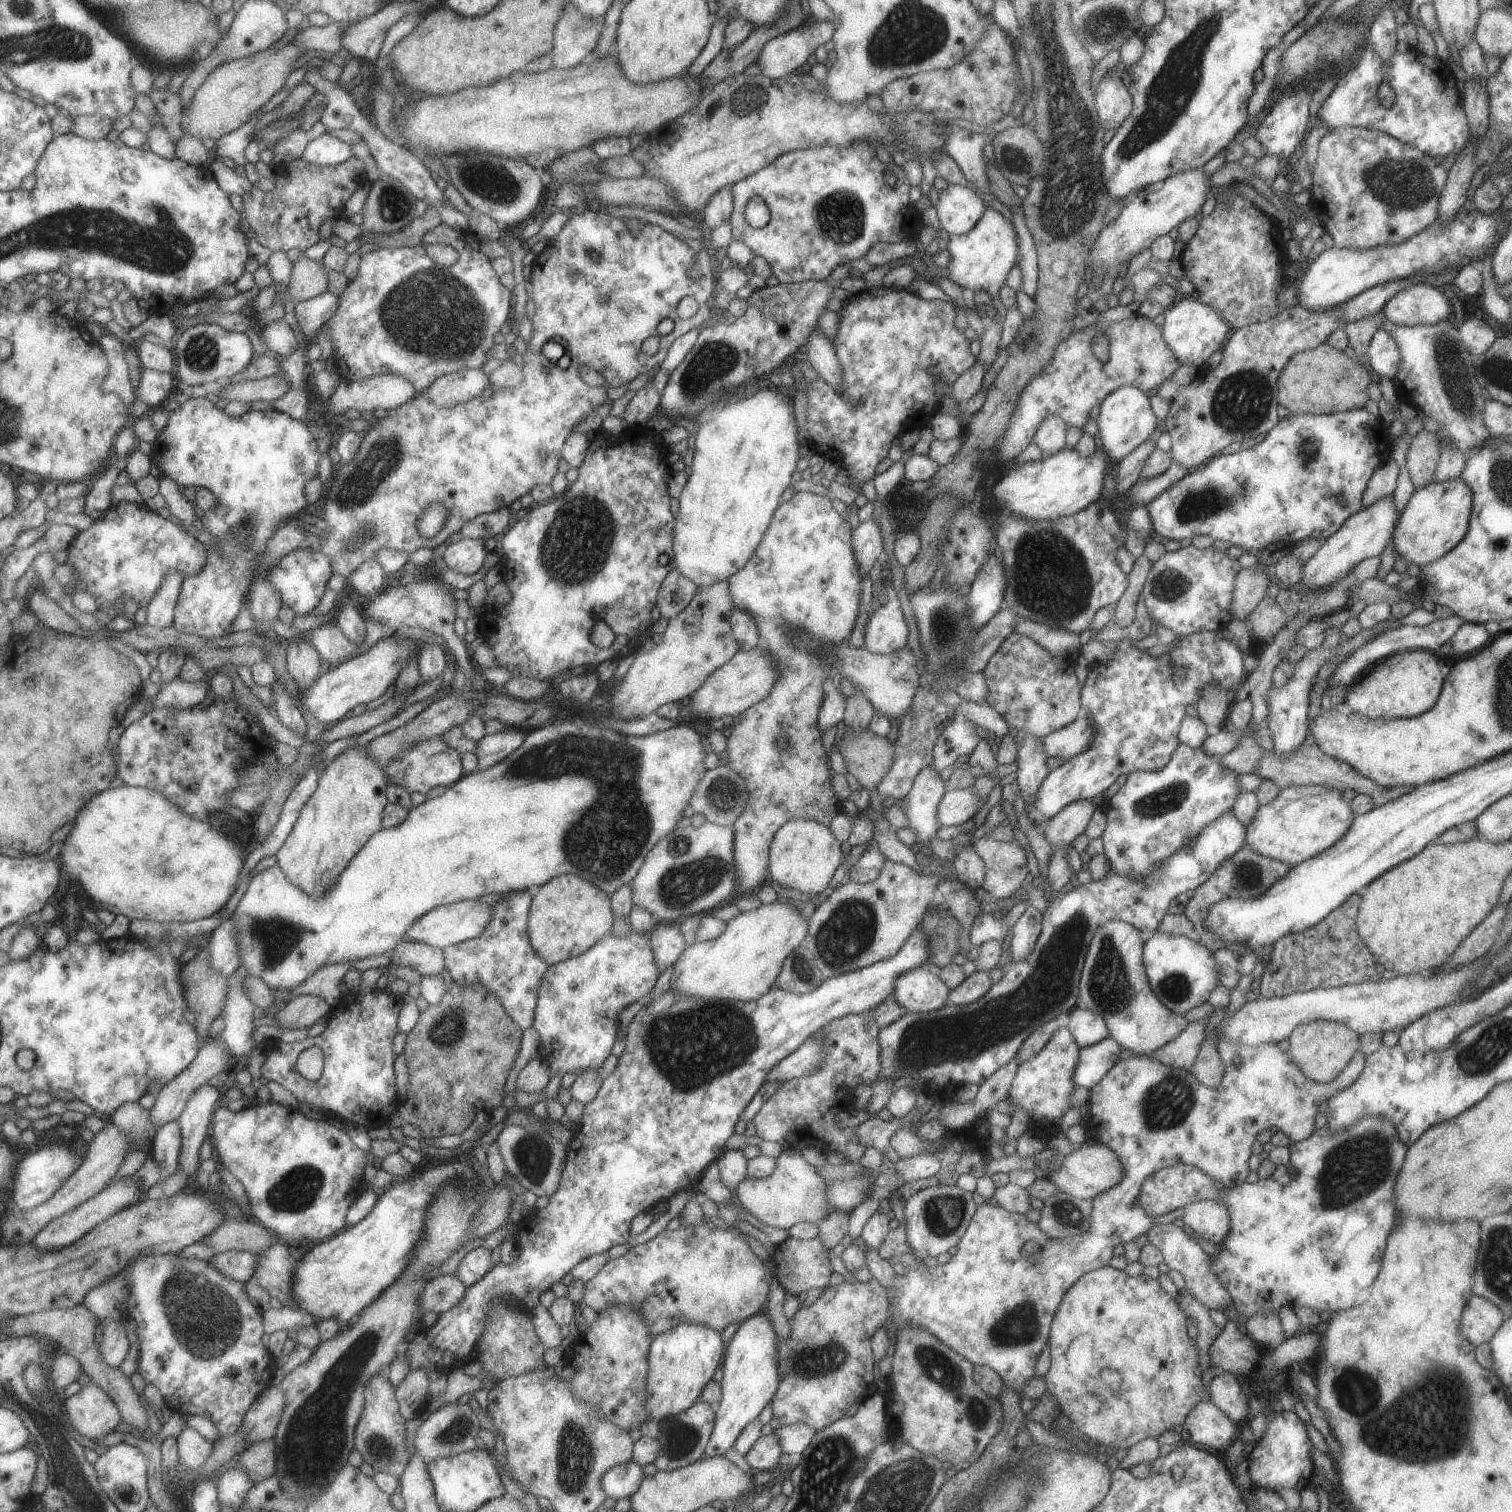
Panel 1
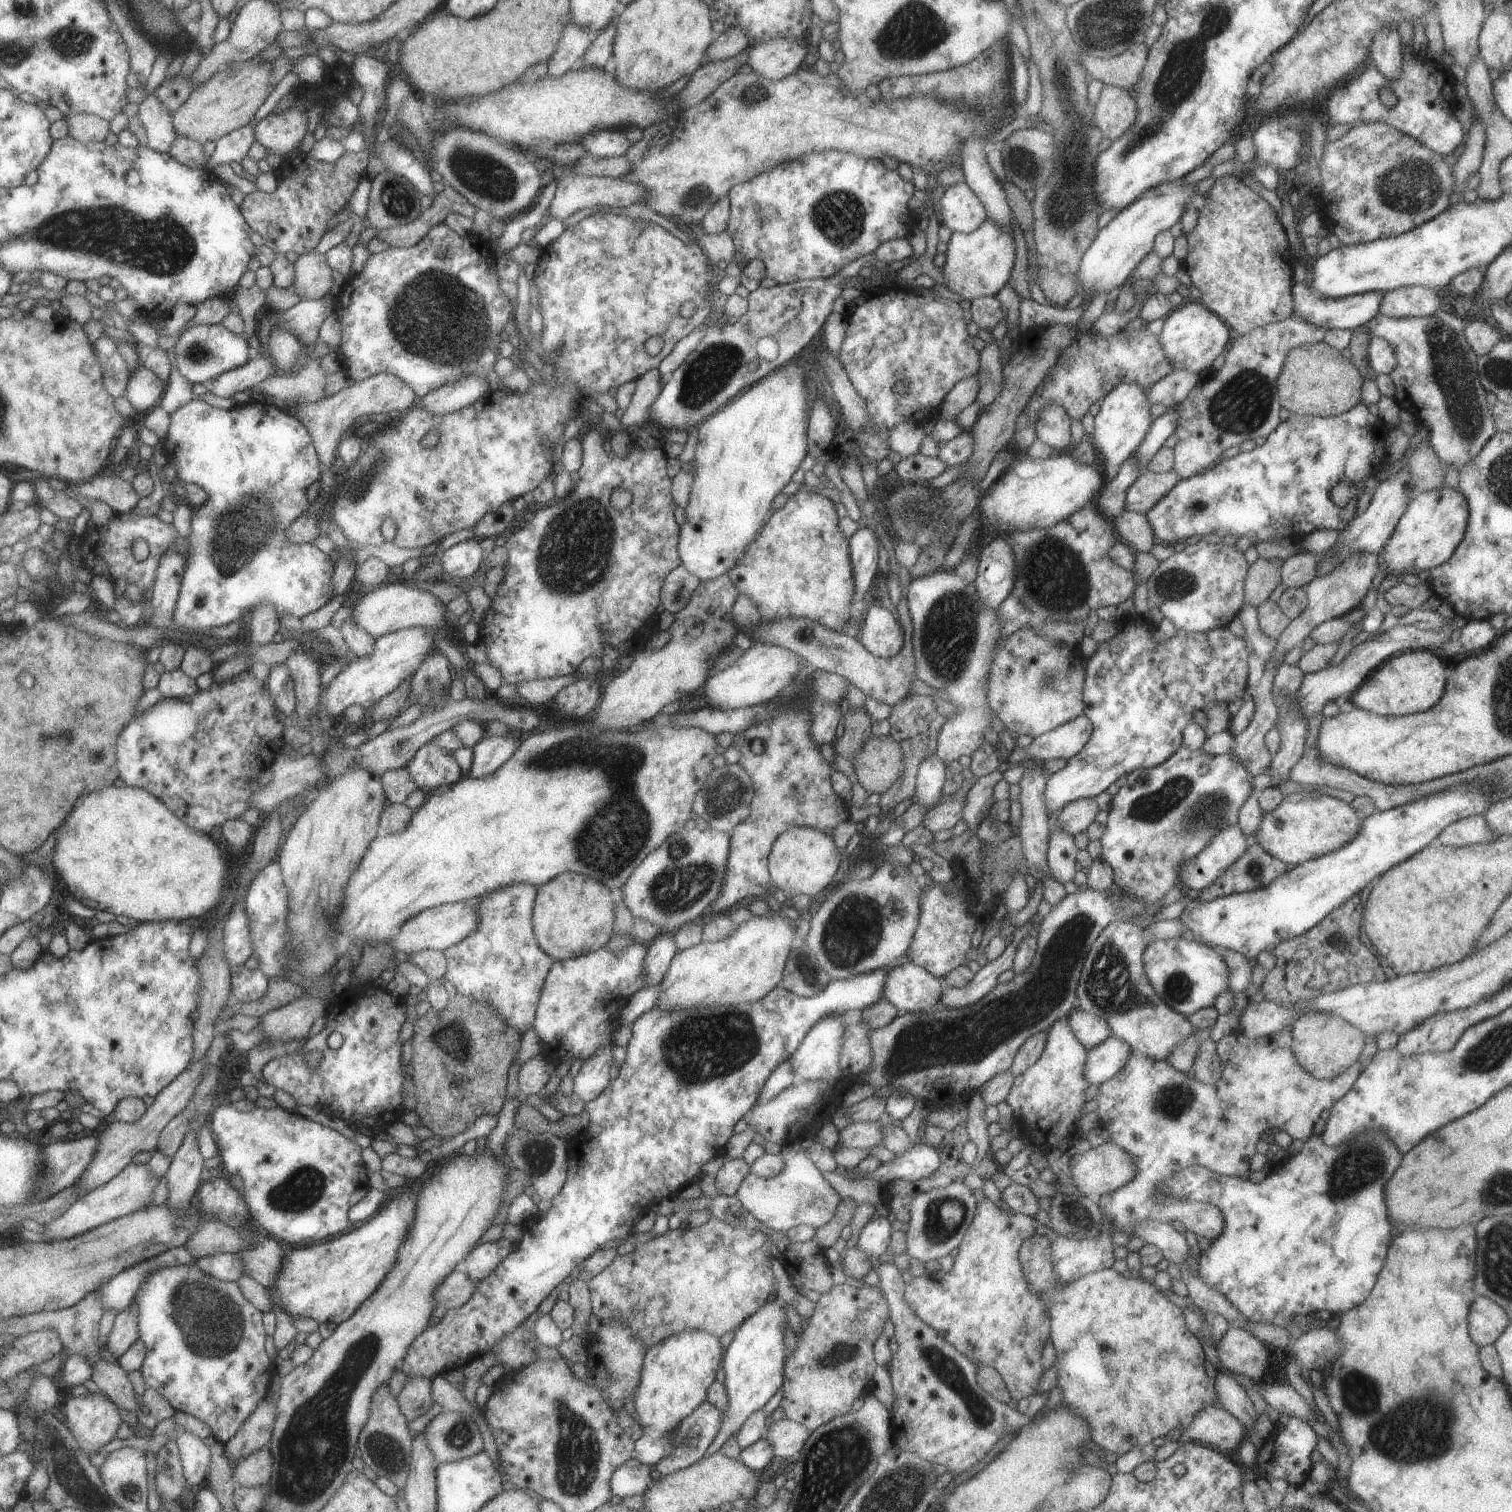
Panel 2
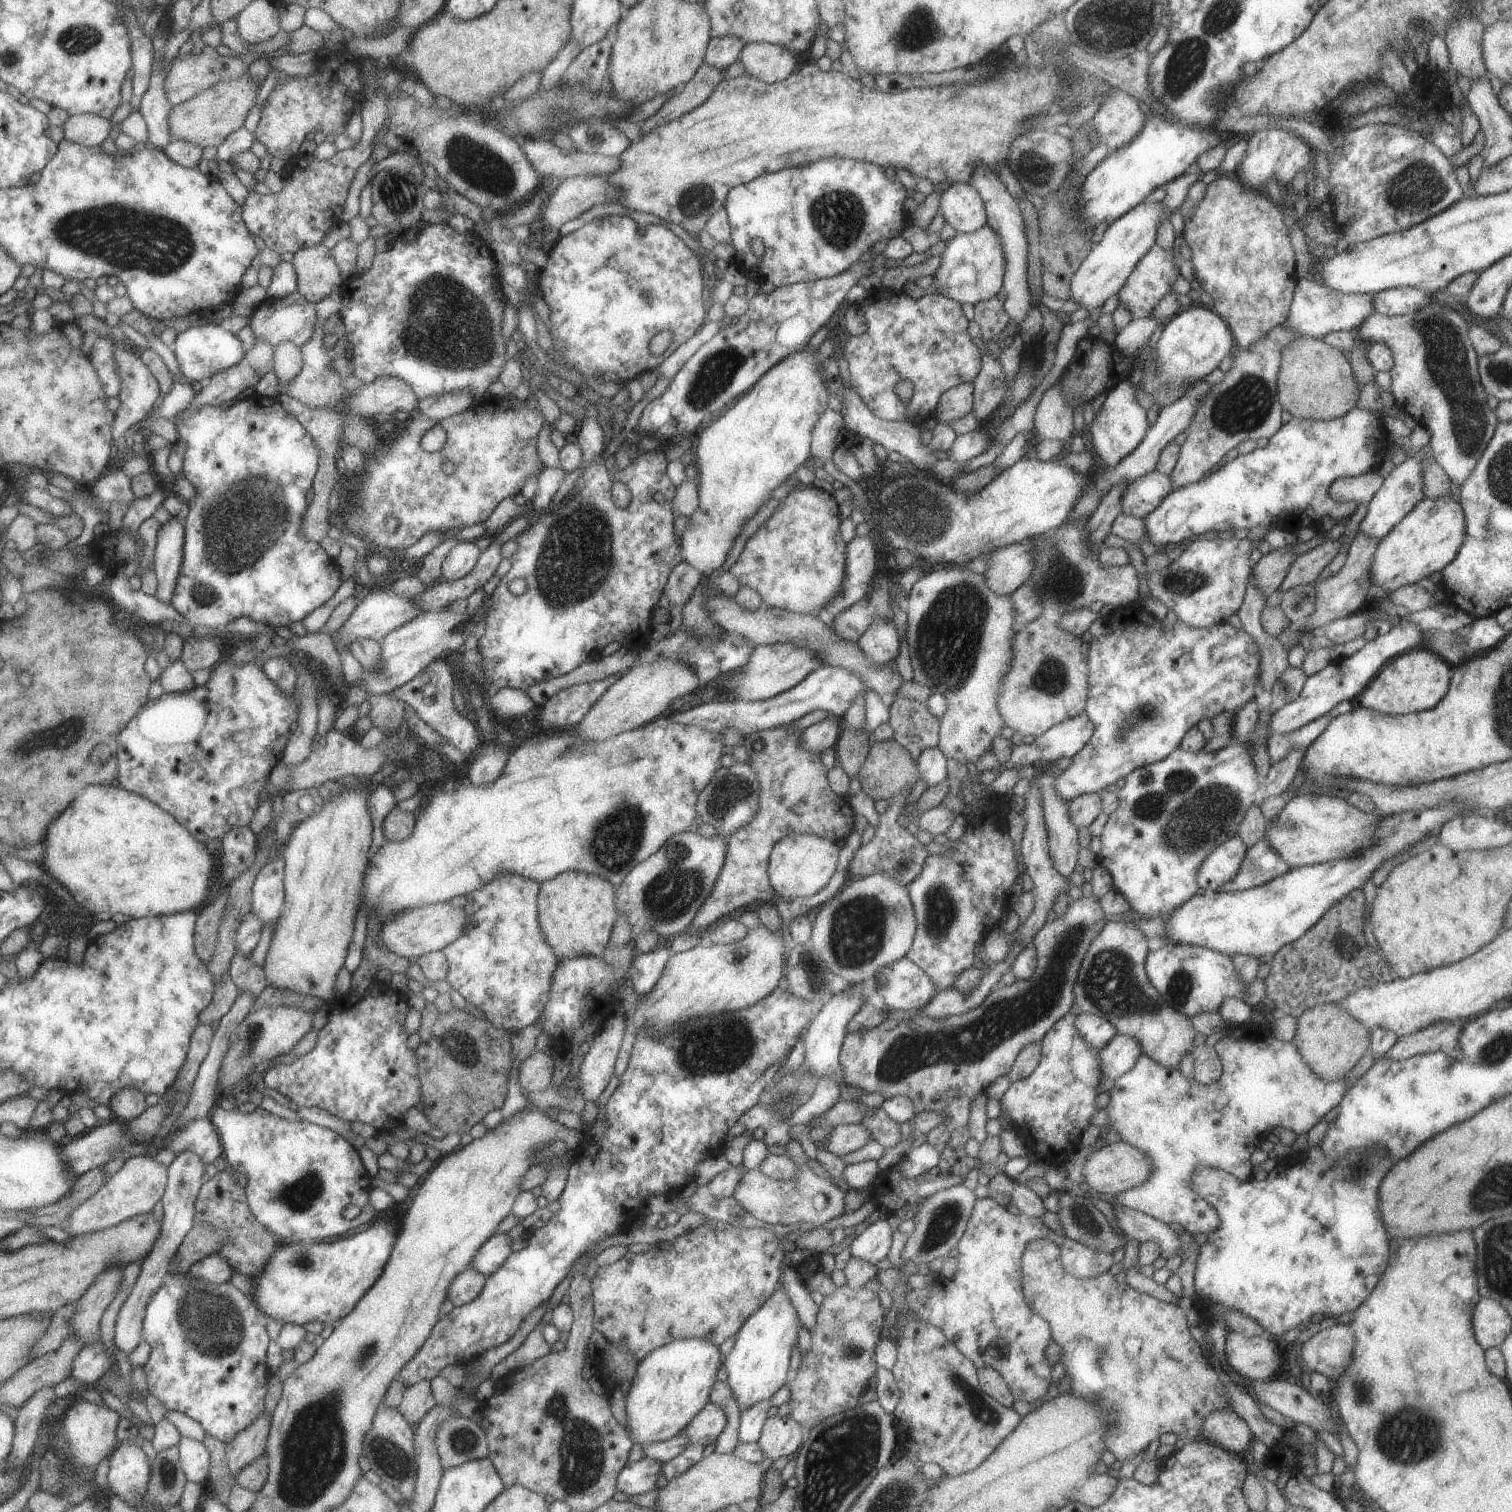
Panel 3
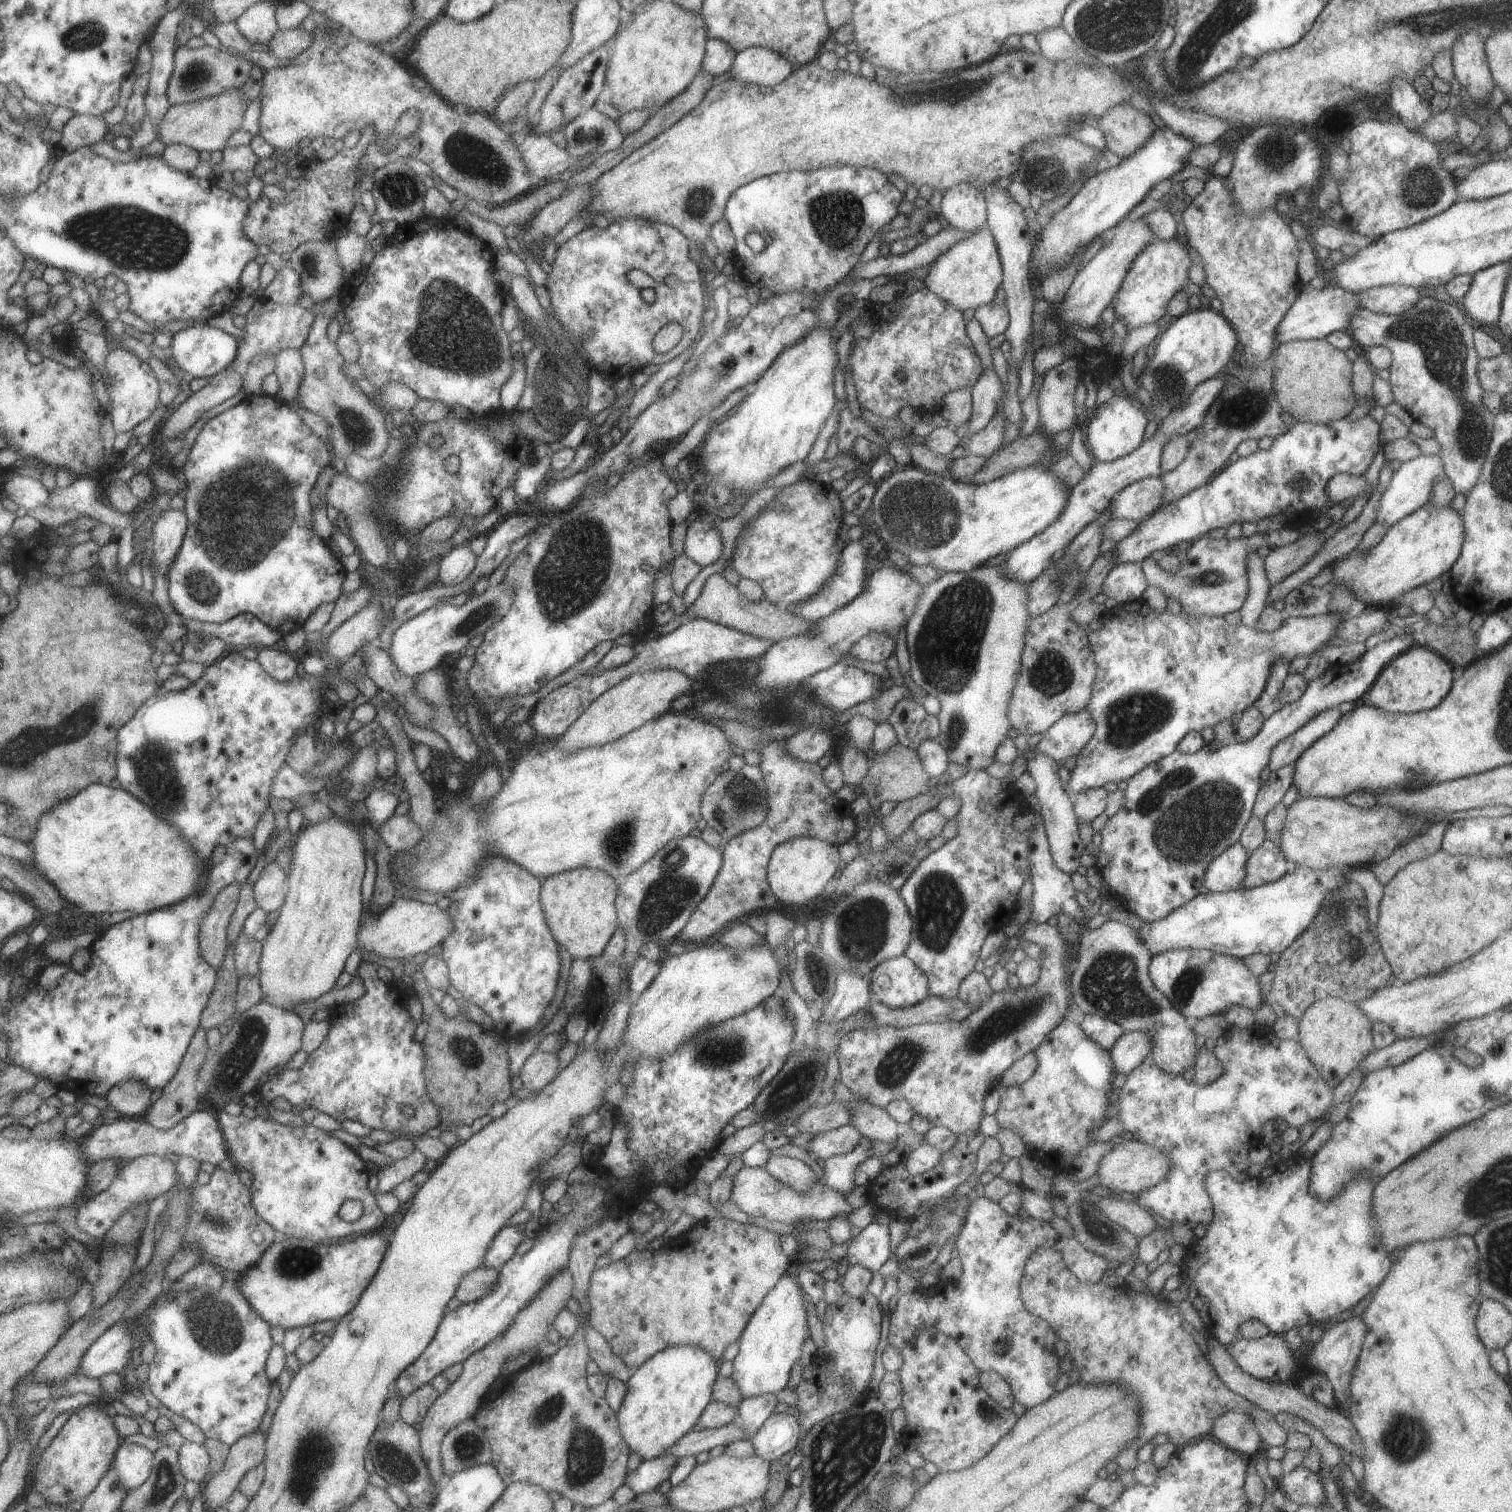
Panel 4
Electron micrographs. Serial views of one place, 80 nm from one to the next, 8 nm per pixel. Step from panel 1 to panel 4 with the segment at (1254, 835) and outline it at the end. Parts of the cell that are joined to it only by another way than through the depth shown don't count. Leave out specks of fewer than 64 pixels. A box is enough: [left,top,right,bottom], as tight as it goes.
[1278,798,1445,870]

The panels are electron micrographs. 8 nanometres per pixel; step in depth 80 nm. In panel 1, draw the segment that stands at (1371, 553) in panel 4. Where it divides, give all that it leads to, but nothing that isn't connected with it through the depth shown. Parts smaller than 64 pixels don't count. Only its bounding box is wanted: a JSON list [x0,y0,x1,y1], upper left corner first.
[1392,478,1471,567]

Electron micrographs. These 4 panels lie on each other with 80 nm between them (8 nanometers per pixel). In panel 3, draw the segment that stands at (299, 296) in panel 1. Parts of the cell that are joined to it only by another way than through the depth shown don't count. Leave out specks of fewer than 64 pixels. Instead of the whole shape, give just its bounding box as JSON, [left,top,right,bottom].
[291,243,343,304]

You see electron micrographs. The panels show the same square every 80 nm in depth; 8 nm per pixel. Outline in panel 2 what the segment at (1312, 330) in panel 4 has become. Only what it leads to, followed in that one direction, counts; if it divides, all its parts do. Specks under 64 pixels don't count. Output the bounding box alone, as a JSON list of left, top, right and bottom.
[1291,281,1381,329]

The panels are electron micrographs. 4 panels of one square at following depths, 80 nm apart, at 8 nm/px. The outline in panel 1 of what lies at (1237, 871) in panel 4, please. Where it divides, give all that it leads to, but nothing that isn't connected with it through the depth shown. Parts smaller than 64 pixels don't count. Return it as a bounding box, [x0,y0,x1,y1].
[876,812,1246,1102]

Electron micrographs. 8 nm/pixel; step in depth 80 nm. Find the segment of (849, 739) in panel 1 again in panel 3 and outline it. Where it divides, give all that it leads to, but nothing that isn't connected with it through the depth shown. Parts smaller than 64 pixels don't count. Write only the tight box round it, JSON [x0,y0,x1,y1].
[857,741,920,802]

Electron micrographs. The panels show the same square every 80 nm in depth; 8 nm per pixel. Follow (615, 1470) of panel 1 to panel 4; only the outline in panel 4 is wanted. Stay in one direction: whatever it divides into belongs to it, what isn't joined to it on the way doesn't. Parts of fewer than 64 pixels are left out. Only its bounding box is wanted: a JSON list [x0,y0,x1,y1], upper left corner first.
[623,1453,678,1494]

